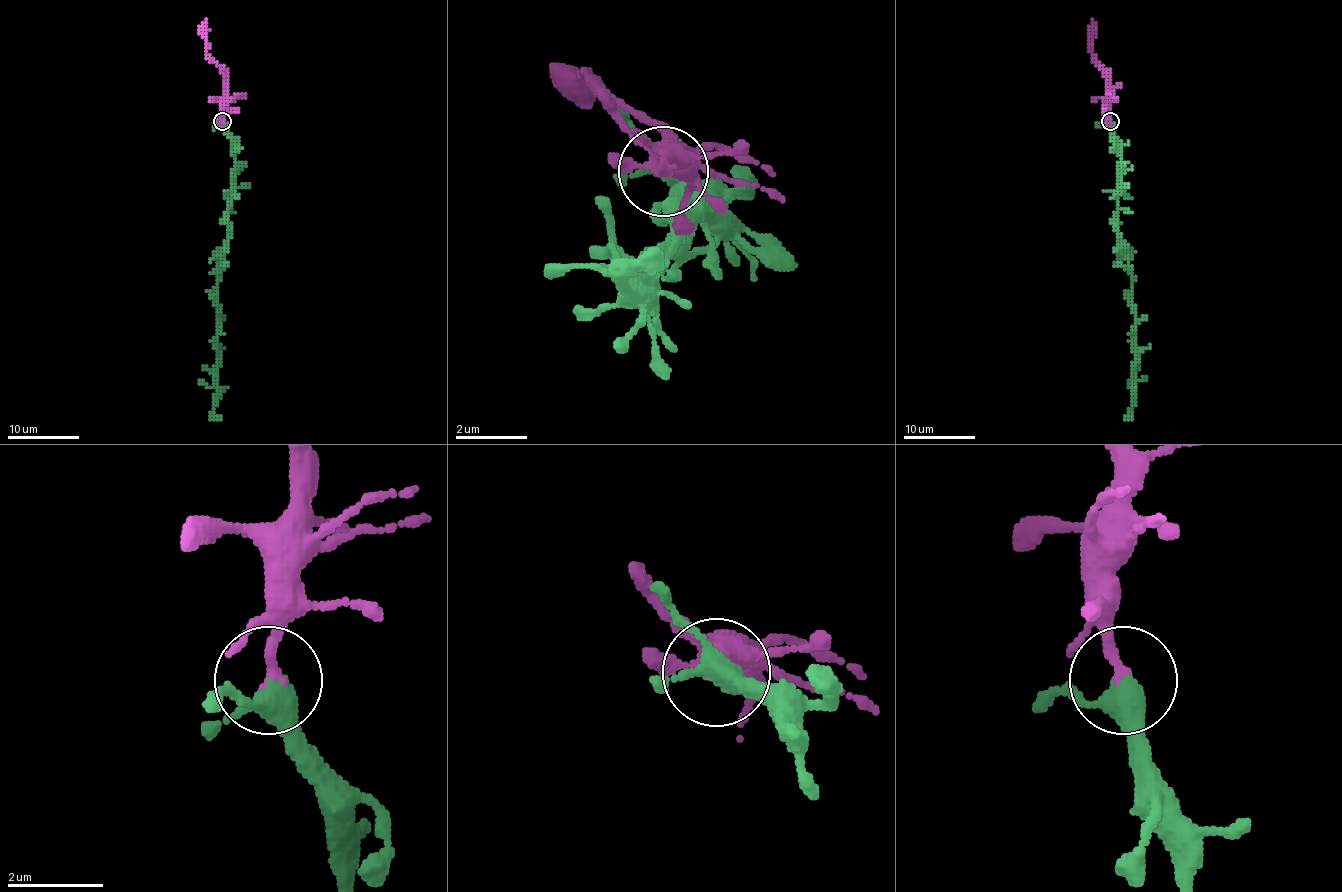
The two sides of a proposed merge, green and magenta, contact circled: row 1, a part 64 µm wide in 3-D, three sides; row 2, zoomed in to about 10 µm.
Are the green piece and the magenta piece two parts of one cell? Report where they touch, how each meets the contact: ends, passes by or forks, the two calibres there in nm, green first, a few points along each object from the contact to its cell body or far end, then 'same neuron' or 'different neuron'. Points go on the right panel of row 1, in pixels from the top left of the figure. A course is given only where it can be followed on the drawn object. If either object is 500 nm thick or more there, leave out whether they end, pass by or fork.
(1110, 121) | green forks | magenta ends | 360/280 nm | green via (1109, 122), (1120, 156), (1116, 234), (1131, 275), (1131, 308), (1134, 313), (1134, 406), (1125, 418) | magenta via (1109, 122), (1109, 77), (1091, 52), (1093, 20) | same neuron

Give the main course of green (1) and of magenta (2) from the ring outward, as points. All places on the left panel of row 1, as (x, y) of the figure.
1: (221, 122), (234, 156), (228, 234), (216, 275), (219, 313), (214, 415), (221, 418)
2: (221, 122), (225, 72), (207, 52), (205, 20)

